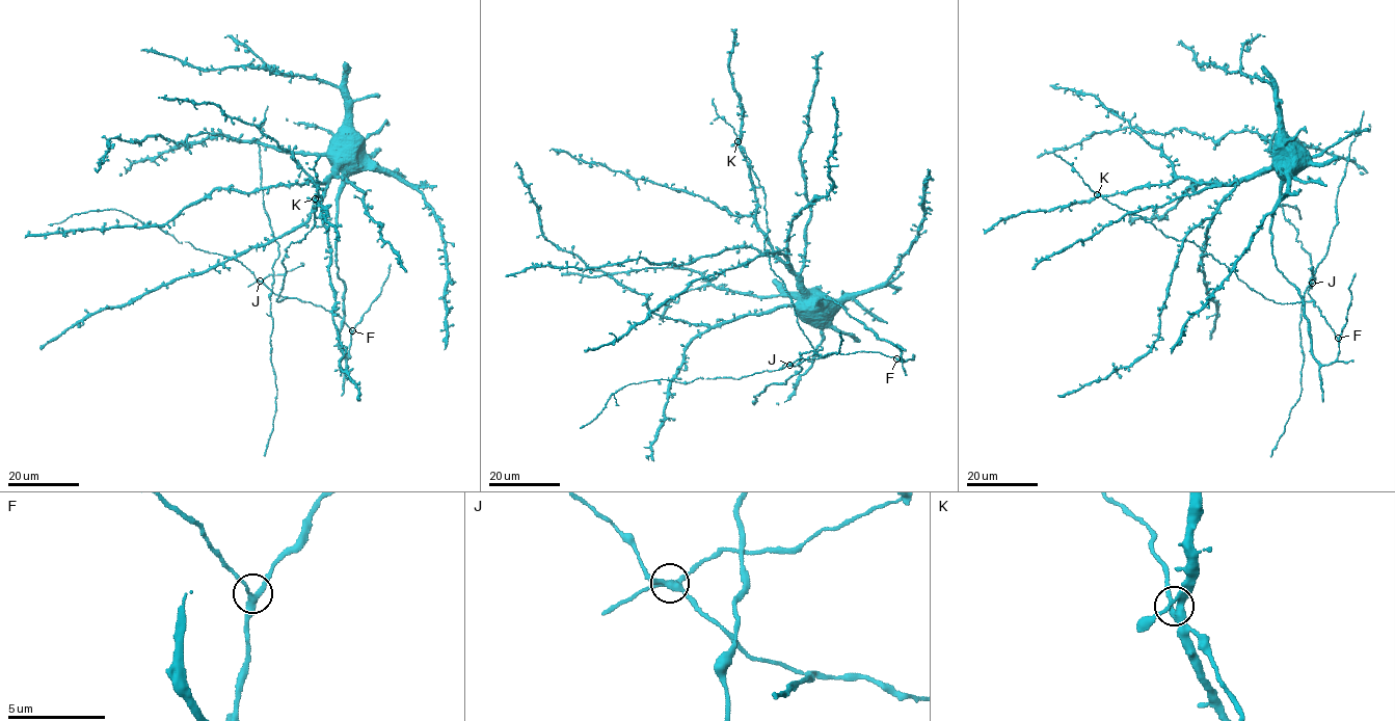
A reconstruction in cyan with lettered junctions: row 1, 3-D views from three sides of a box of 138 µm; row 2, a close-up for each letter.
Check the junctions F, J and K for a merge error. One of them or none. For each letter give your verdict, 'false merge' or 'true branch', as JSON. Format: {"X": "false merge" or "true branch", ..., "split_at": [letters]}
{"F": "true branch", "J": "false merge", "K": "true branch", "split_at": ["J"]}

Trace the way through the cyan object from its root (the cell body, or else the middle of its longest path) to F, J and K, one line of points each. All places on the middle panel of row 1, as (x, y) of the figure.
F: (811, 294), (820, 302), (823, 297), (838, 302), (878, 338), (896, 347), (901, 359), (896, 358)
J: (811, 294), (820, 302), (823, 297), (838, 302), (896, 347), (901, 359), (872, 351), (834, 352), (789, 365)
K: (811, 294), (807, 294), (775, 255), (768, 236), (758, 227), (755, 187), (738, 141)

